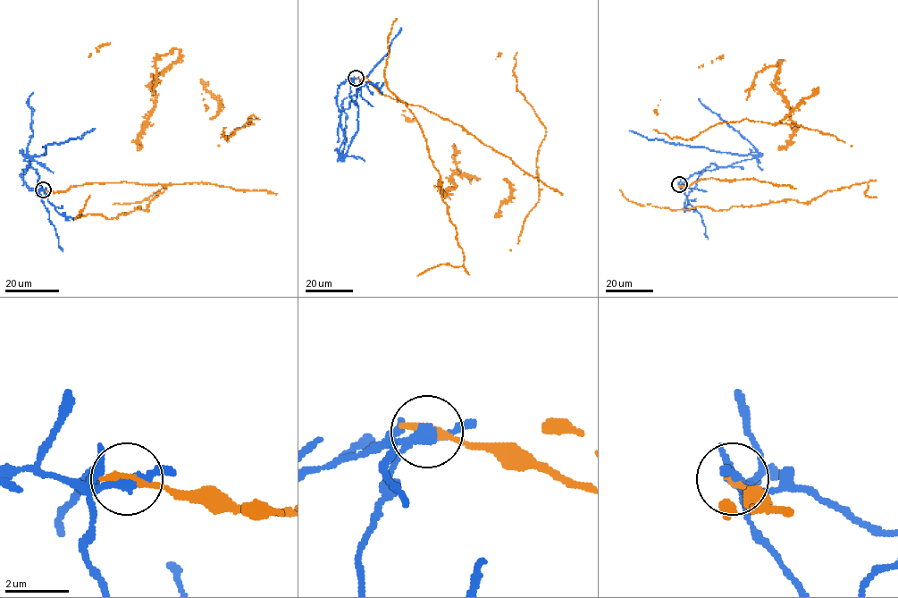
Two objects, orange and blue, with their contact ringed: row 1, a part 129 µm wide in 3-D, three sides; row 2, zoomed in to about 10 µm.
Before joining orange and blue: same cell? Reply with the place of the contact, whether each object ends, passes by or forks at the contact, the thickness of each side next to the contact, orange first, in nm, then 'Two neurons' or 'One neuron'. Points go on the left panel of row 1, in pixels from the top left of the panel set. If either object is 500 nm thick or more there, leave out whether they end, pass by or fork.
Place: (43, 189). At the ring orange ends. At the ring blue passes by. Thickness 280 nm (orange) against 320 nm. Two neurons

